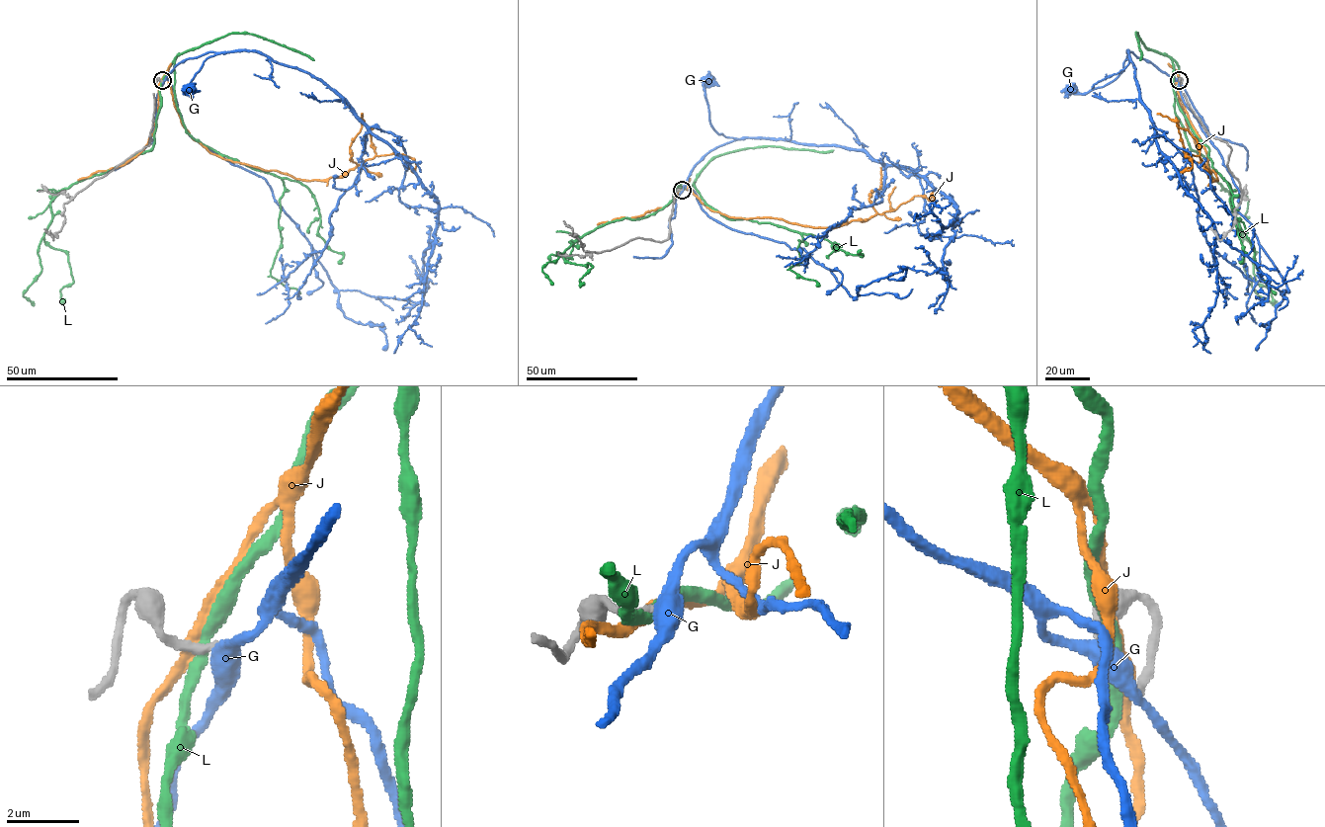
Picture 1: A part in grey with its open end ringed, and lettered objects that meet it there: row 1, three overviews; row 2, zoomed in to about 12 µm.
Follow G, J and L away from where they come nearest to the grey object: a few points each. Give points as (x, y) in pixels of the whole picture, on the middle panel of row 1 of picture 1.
G: (682, 190), (700, 161), (710, 151), (736, 139), (719, 134), (710, 124), (704, 89), (708, 82)
J: (680, 190), (690, 186), (706, 206), (728, 216), (814, 227), (868, 219), (914, 196), (928, 200)
L: (681, 190), (694, 183), (704, 202), (730, 219), (770, 222), (800, 233), (800, 262), (789, 269), (816, 286)

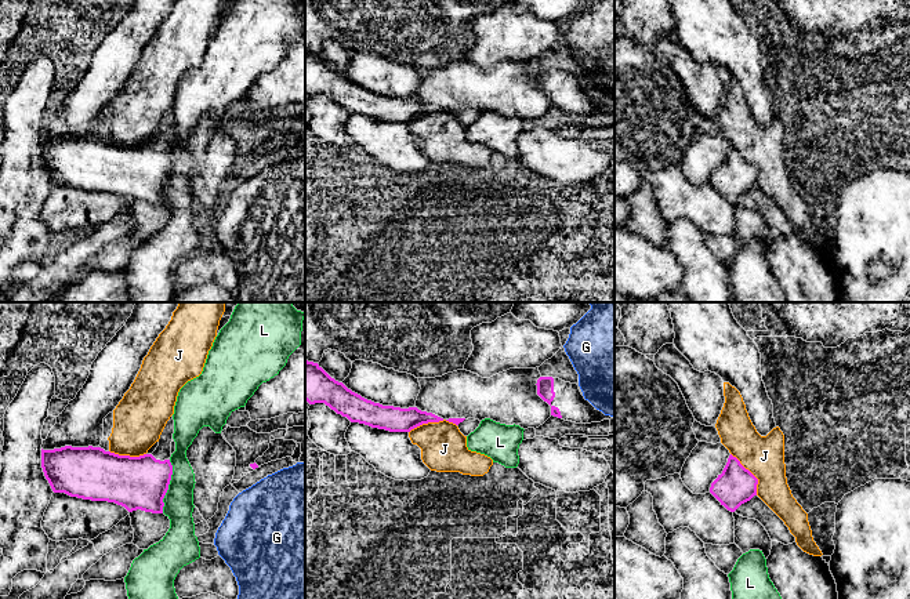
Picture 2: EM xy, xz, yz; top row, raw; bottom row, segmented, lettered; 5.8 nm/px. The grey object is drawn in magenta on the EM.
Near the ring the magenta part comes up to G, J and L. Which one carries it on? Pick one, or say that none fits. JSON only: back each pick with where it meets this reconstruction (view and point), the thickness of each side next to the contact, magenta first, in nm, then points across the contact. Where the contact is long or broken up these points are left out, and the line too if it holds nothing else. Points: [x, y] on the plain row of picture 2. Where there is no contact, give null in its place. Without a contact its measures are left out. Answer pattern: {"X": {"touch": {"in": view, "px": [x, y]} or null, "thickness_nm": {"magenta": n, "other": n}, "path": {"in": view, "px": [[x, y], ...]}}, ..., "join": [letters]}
{"join": []}

